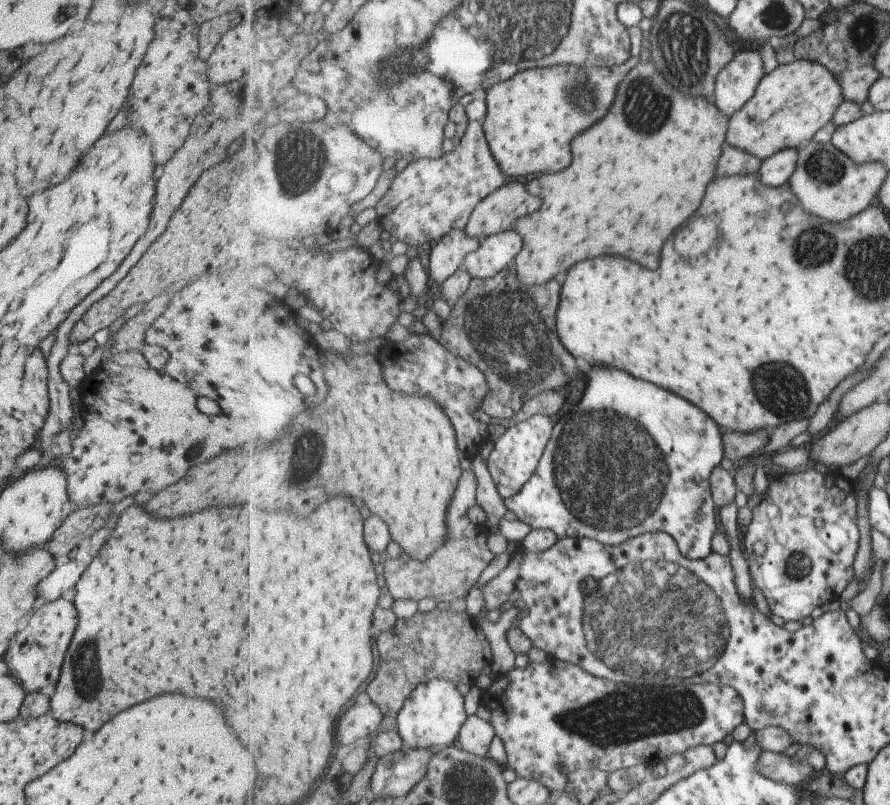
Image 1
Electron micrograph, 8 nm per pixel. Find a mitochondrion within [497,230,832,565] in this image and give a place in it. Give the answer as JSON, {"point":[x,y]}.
{"point":[606,472]}

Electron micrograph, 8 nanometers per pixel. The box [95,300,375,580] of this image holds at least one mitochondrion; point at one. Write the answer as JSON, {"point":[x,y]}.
{"point":[304,457]}

